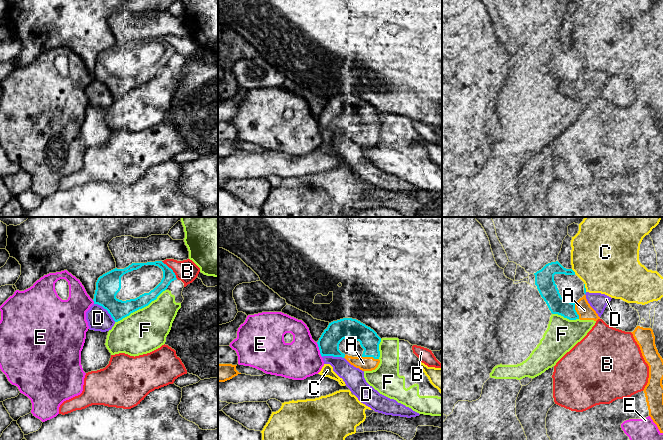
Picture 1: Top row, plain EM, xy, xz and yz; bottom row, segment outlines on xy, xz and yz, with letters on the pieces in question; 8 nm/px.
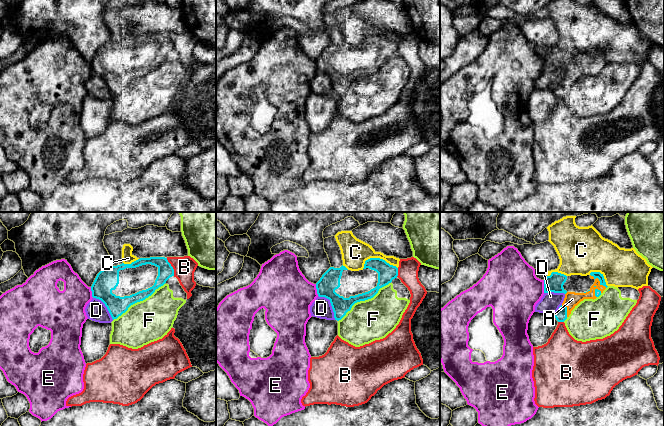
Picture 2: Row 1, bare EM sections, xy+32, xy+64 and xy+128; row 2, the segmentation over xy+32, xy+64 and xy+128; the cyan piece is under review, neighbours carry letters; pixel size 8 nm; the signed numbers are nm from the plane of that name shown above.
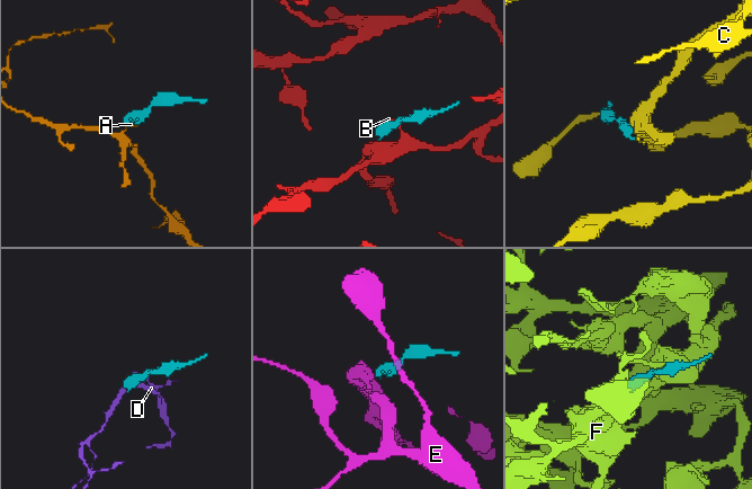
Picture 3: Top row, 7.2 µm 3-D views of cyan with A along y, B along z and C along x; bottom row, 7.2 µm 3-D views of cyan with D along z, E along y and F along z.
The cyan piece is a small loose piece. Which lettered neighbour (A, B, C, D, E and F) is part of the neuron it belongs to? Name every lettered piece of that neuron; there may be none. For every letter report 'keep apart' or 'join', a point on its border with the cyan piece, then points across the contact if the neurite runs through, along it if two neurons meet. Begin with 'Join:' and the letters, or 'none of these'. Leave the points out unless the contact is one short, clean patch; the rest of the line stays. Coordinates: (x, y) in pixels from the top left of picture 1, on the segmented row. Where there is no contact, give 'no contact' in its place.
Join: A
A: join; meets cyan in xz at (370, 356)
B: keep apart; meets cyan in xy at (171, 269)
C: keep apart; meets cyan in yz at (573, 271)
D: keep apart; meets cyan in xy at (106, 309)
E: keep apart; meets cyan in xz at (319, 349); border along xz (316, 342), (319, 353), (322, 356)
F: keep apart; meets cyan in xy at (140, 308)

